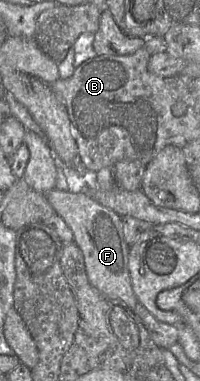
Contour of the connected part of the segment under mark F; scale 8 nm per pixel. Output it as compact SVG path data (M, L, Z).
M54 188L45 197L73 232L74 243L83 254L89 283L104 295L122 300L133 310L139 301L131 286L128 269L130 245L123 235L121 216L98 203L89 193L73 193Z

